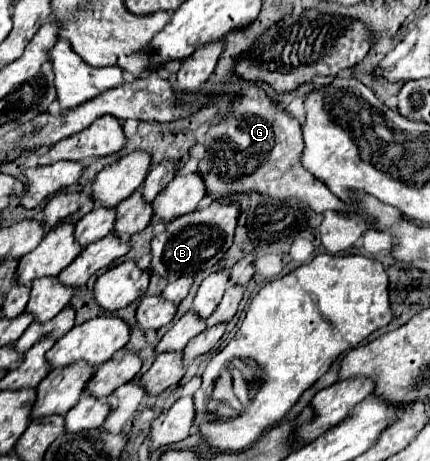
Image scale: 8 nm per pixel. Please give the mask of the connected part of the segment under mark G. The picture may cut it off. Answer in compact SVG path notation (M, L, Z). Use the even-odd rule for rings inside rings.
M248 83L246 95L236 99L228 121L218 121L208 129L204 145L194 145L190 155L200 159L198 171L206 173L204 181L208 193L218 193L218 199L226 201L228 189L248 189L274 195L276 199L298 197L316 213L334 211L346 215L348 207L320 179L314 179L314 175L302 167L302 149L302 127L298 121L278 109L256 83Z

